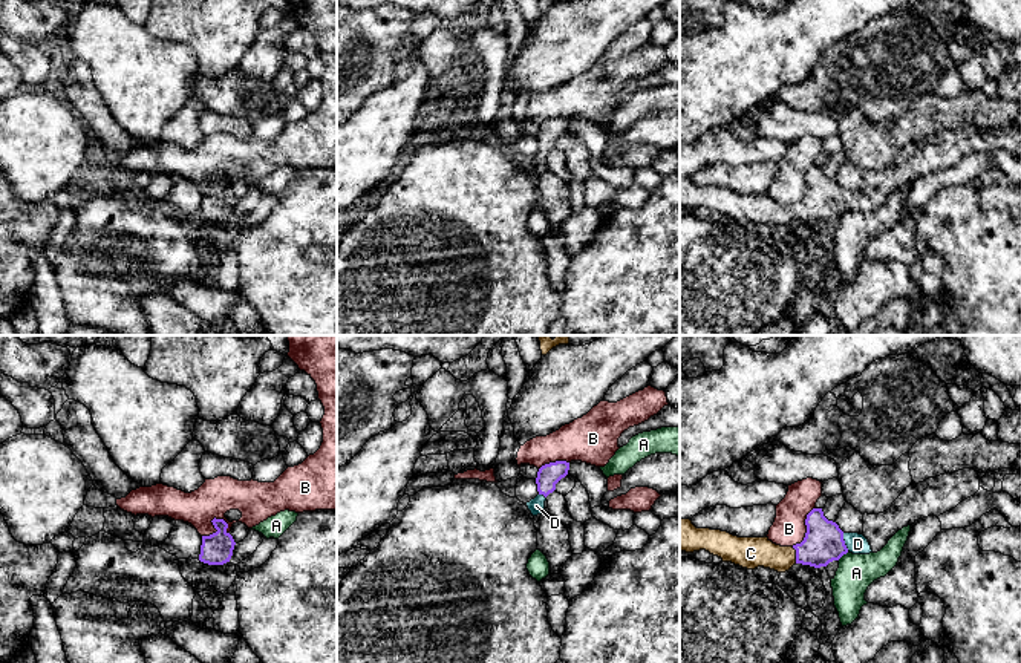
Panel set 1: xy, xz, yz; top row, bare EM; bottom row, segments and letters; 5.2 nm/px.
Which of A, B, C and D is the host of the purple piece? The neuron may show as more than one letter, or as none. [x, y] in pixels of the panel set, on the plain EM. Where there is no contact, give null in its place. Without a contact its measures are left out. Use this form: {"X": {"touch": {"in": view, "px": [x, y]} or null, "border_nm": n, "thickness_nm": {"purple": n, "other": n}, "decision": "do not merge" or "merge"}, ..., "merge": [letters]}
{"A": {"touch": {"in": "yz", "px": [842, 212]}, "border_nm": 80, "thickness_nm": {"purple": 220, "other": 190}, "decision": "do not merge"}, "B": {"touch": {"in": "xy", "px": [213, 181]}, "border_nm": 160, "thickness_nm": {"purple": 160, "other": 190}, "decision": "do not merge"}, "C": {"touch": {"in": "yz", "px": [796, 212]}, "border_nm": 90, "thickness_nm": {"purple": 220, "other": 160}, "decision": "merge"}, "D": {"touch": {"in": "yz", "px": [844, 199]}, "border_nm": 100, "thickness_nm": {"purple": 220, "other": 110}, "decision": "merge"}, "merge": ["C", "D"]}

